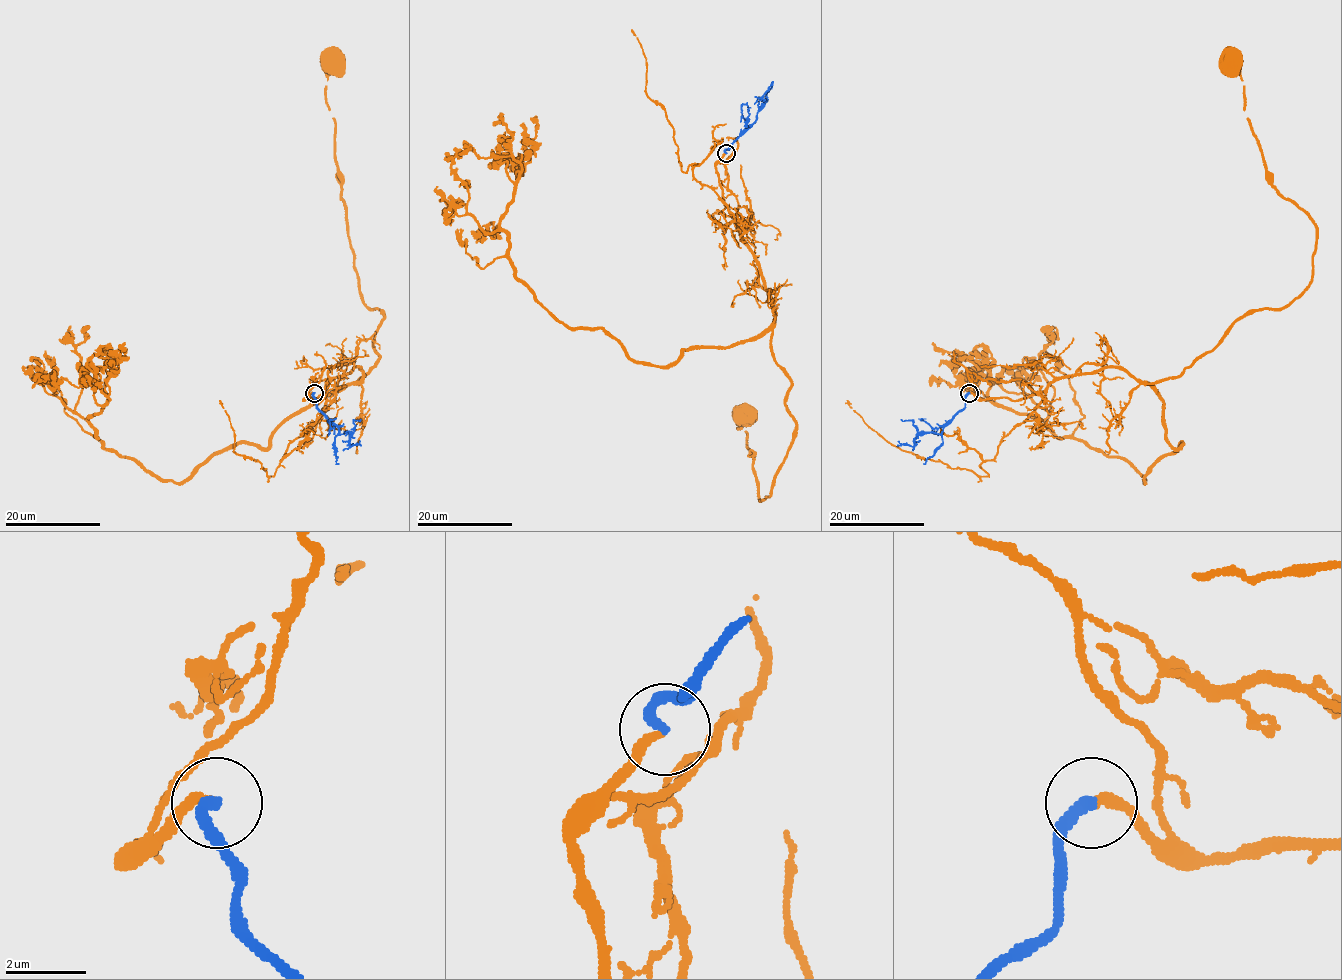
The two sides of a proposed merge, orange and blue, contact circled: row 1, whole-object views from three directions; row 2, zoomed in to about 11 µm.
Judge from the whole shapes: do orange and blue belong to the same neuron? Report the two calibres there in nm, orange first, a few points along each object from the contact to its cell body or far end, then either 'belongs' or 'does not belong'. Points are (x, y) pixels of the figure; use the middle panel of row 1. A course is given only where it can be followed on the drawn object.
240/300 nm | orange via (726, 154), (716, 165), (724, 205), (769, 296), (795, 423), (762, 500), (742, 413) | blue via (726, 152), (756, 119), (763, 102), (761, 99), (773, 81) | belongs

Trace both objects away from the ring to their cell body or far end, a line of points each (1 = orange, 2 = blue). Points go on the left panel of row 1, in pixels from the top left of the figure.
1: (314, 393), (357, 367), (360, 383), (379, 360), (383, 319), (357, 278), (330, 63)
2: (314, 393), (317, 408), (340, 434), (351, 436), (349, 443), (361, 444)

